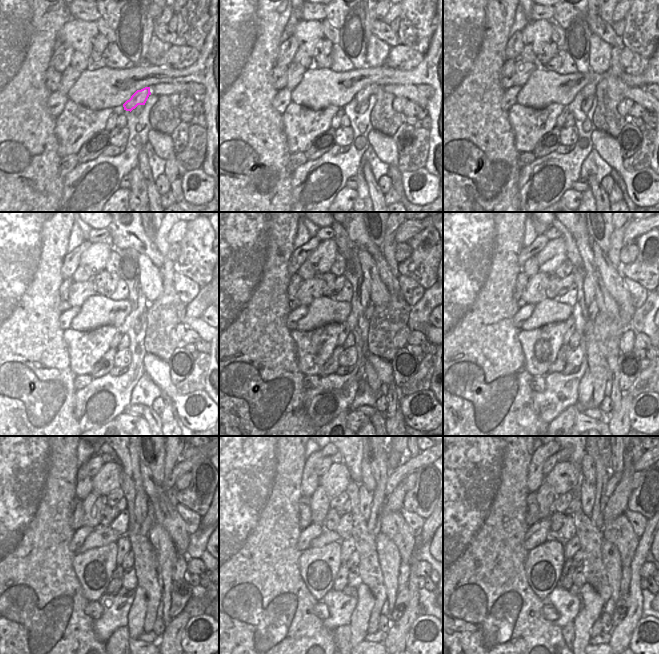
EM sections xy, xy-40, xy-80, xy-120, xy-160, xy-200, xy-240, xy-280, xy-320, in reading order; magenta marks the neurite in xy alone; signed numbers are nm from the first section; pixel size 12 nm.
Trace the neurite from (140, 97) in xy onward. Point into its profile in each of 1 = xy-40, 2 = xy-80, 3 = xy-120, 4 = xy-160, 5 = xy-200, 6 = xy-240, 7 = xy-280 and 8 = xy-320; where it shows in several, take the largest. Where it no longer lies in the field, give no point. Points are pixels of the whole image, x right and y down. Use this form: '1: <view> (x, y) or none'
1: xy-40 (365, 93)
2: xy-80 (590, 89)
3: xy-120 (142, 304)
4: xy-160 (365, 286)
5: xy-200 (589, 279)
6: xy-240 (141, 503)
7: xy-280 (365, 496)
8: xy-320 (587, 490)

